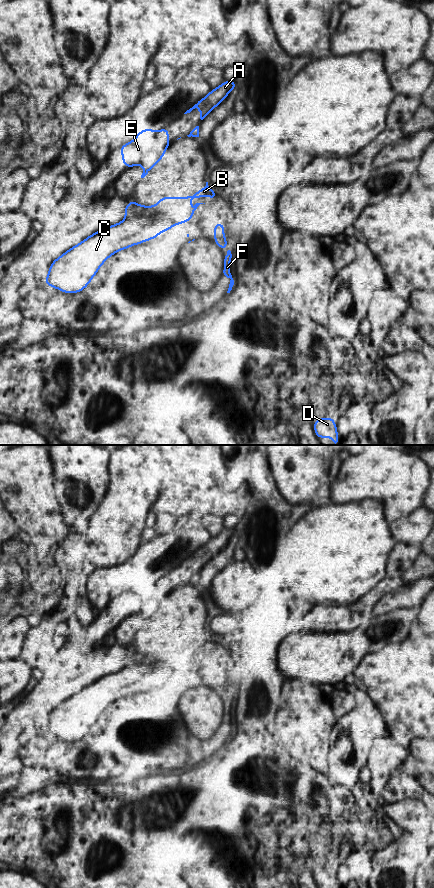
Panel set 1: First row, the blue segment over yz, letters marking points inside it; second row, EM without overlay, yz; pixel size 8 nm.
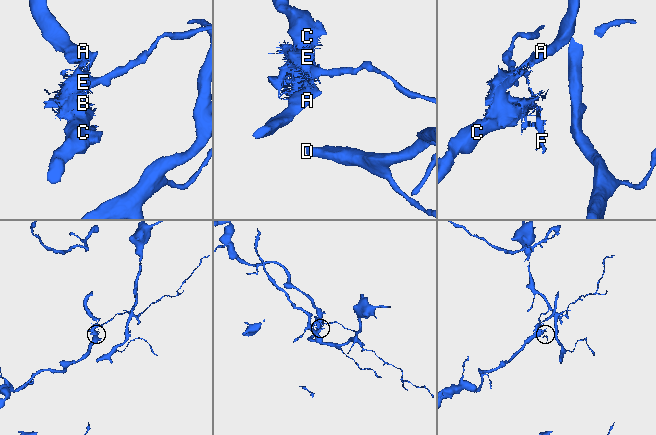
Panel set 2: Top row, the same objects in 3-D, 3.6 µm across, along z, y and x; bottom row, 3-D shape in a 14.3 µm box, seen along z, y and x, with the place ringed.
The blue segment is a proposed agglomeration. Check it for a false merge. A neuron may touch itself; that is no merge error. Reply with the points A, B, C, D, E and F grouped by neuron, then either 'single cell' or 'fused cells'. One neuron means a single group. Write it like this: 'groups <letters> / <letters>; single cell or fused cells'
groups A D / B C E F; fused cells

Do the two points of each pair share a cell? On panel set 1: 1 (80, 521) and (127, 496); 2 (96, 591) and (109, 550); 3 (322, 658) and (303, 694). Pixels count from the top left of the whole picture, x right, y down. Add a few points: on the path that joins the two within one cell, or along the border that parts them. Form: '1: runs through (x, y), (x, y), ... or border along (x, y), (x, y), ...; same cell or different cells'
1: border along (106, 494), (88, 523); different cells
2: border along (126, 560), (114, 566), (95, 568); different cells
3: border along (293, 678), (302, 678), (319, 686); different cells

